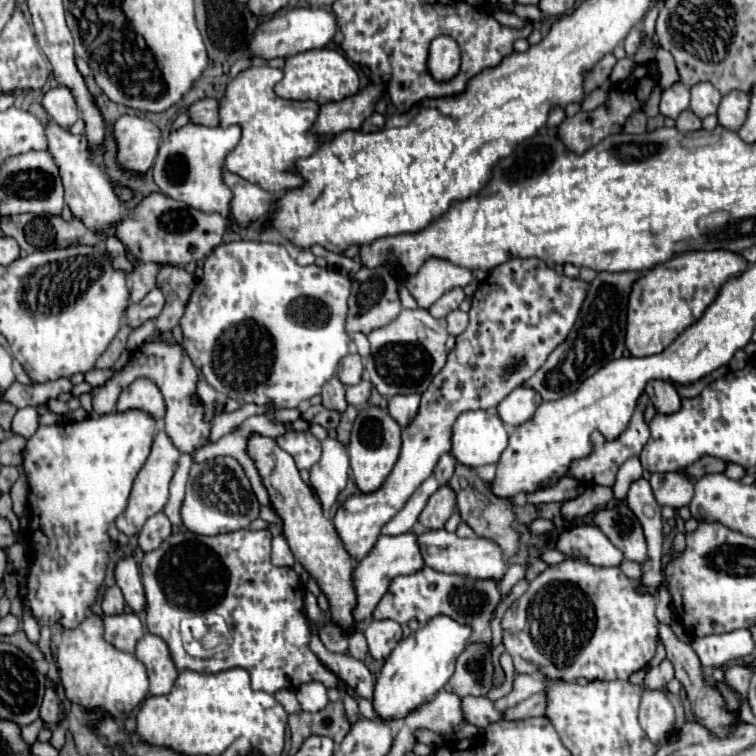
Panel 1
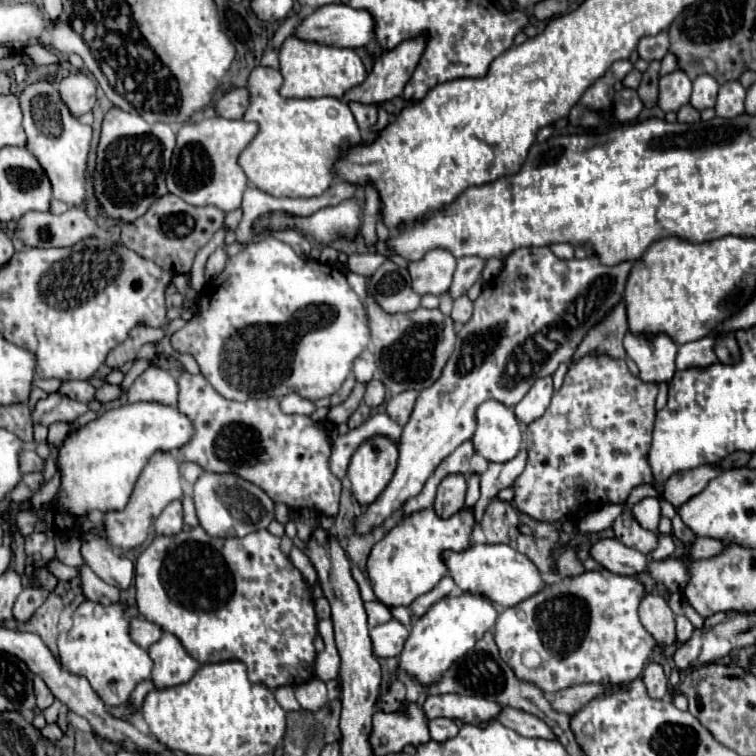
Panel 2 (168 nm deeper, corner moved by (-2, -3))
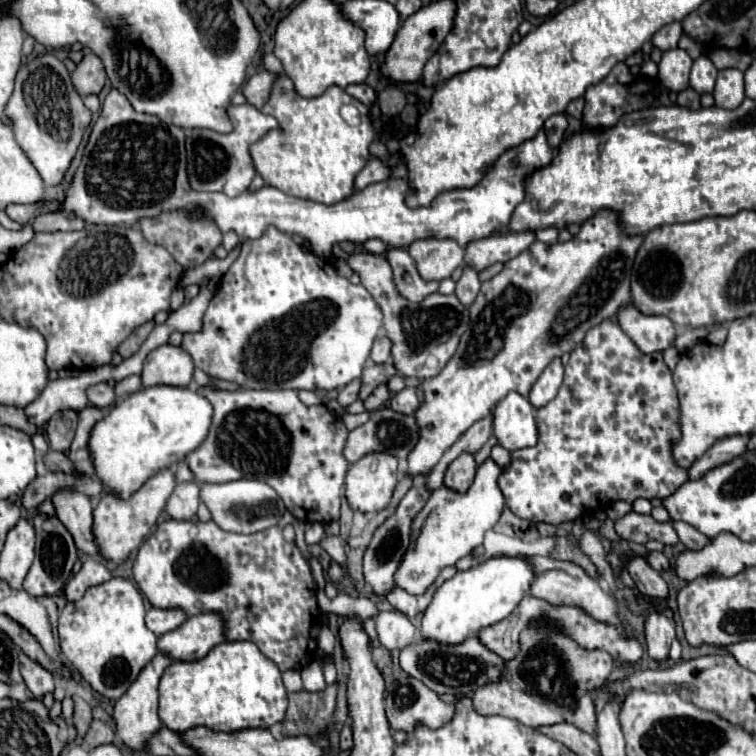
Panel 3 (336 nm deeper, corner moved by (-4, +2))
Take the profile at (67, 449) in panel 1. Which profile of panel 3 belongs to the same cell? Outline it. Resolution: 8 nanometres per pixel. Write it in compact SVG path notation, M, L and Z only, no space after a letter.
M151 386L141 388L139 392L131 394L129 398L121 400L111 412L97 422L93 428L93 438L89 438L89 446L93 446L93 464L97 470L97 476L109 486L111 492L119 494L121 498L127 498L135 490L139 490L153 474L157 474L163 468L175 466L181 458L185 458L189 452L193 452L209 434L213 418L213 406L211 402L199 394L197 388L191 386Z

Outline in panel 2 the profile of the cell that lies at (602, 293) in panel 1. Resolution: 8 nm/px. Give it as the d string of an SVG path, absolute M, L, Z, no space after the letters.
M619 301L613 309L605 313L605 317L593 325L579 347L575 349L571 361L579 361L587 355L609 355L611 359L625 359L627 353L623 349L623 339L627 335L627 313L625 303Z

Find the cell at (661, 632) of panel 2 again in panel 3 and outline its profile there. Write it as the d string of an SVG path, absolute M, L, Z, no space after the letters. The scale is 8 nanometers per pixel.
M629 556L625 560L625 566L627 566L631 578L635 580L637 590L643 596L653 596L653 598L661 598L661 600L667 598L667 584L665 584L665 580L661 578L661 574L657 570L653 570L649 566L647 558L643 558L643 556Z

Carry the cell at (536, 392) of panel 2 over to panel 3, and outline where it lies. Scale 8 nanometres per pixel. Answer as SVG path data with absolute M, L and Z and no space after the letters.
M555 358L539 376L539 380L533 384L531 392L529 392L529 402L533 402L535 408L545 406L547 402L551 402L557 396L557 390L563 382L563 364L561 358Z

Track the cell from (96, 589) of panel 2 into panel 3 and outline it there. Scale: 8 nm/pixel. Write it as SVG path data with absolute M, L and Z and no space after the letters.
M85 560L83 568L71 576L71 580L65 586L65 598L69 602L81 598L85 594L87 588L97 586L101 582L107 582L111 578L111 572L107 570L105 564L101 564L99 560Z

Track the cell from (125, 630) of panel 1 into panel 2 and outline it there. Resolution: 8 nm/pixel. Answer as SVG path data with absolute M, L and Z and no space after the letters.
M131 617L129 633L131 633L131 641L137 643L141 649L149 649L149 645L153 645L163 635L163 631L145 617Z

